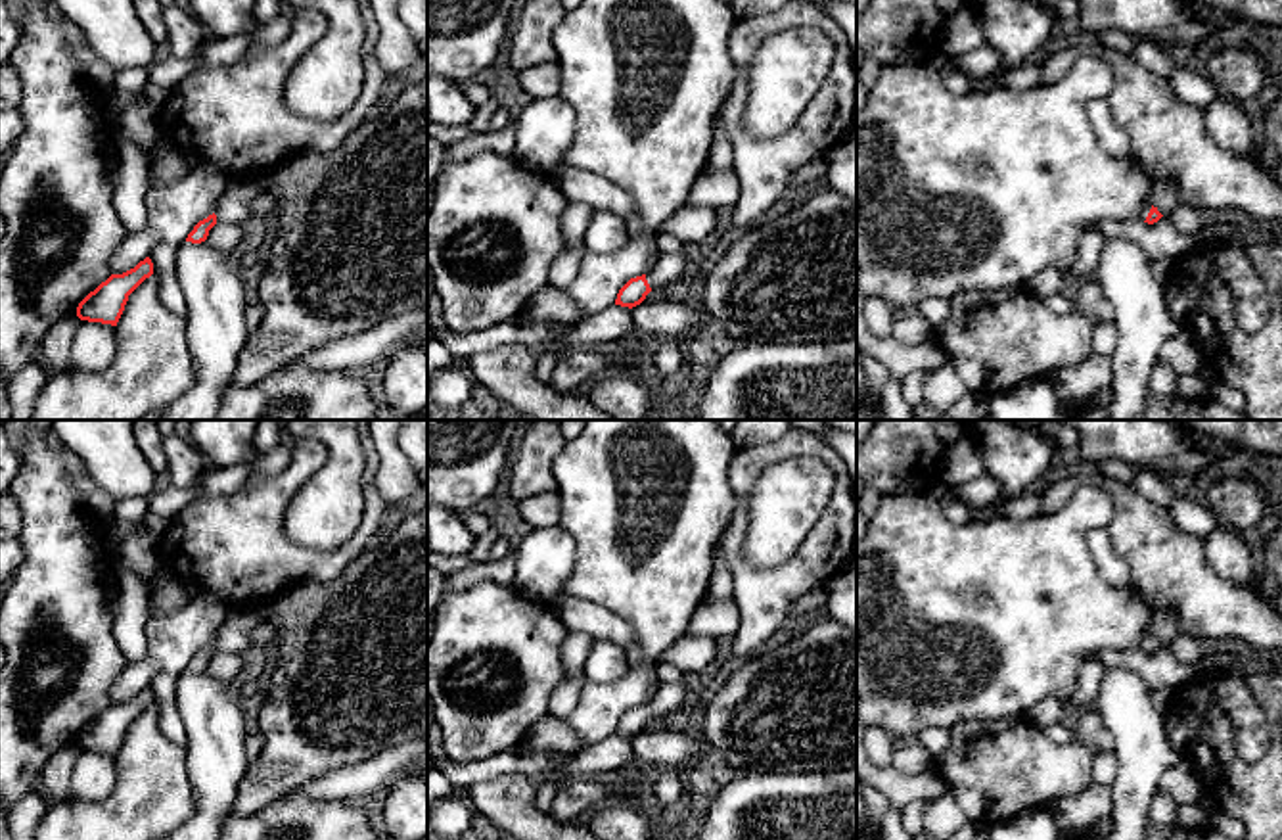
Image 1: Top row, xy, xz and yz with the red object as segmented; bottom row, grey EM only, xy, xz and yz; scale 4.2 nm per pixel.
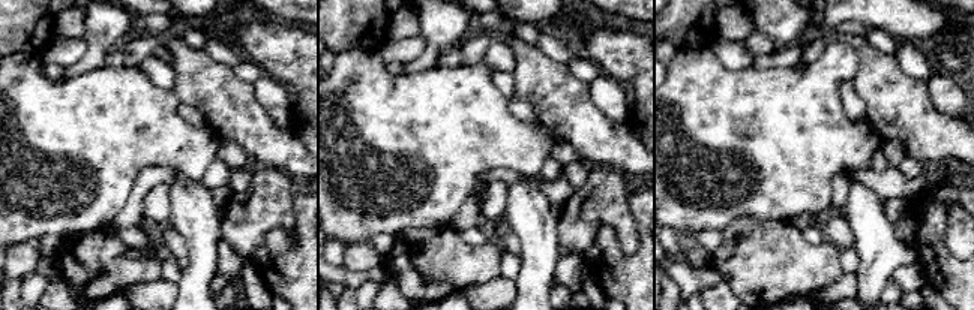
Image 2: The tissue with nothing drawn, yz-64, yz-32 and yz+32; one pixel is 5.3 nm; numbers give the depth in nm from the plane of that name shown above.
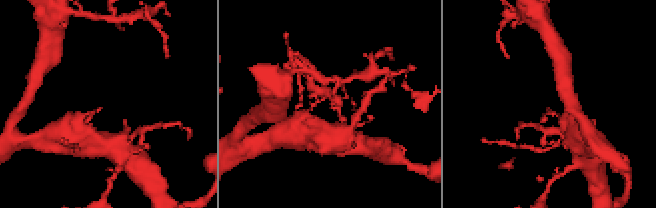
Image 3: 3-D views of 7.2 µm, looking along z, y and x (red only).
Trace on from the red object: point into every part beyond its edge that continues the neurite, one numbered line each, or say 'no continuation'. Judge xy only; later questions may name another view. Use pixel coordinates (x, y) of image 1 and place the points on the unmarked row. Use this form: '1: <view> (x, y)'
1: xy (234, 637)

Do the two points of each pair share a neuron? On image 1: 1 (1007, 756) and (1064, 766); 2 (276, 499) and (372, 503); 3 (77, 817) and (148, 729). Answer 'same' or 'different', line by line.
1: same
2: same
3: same

